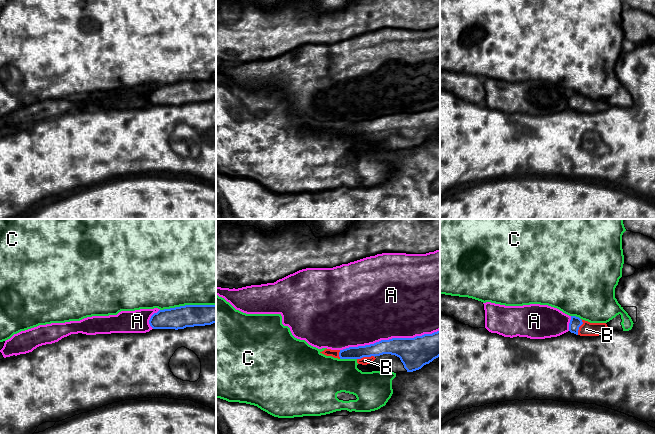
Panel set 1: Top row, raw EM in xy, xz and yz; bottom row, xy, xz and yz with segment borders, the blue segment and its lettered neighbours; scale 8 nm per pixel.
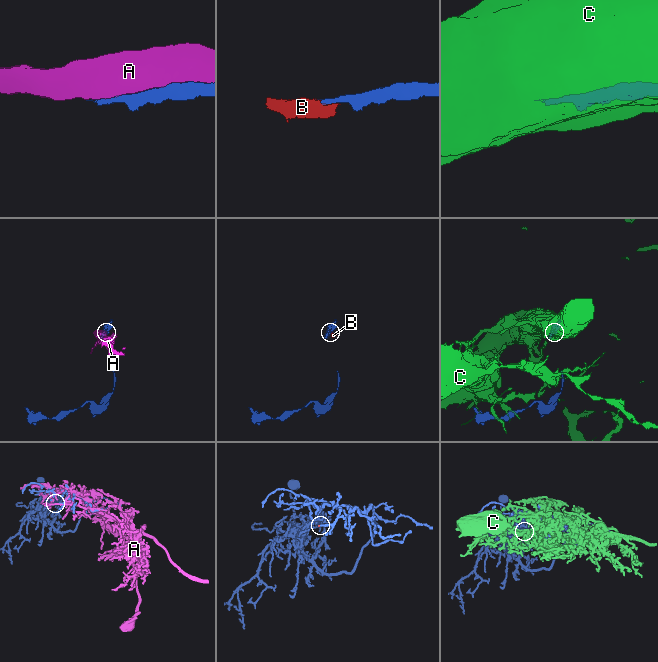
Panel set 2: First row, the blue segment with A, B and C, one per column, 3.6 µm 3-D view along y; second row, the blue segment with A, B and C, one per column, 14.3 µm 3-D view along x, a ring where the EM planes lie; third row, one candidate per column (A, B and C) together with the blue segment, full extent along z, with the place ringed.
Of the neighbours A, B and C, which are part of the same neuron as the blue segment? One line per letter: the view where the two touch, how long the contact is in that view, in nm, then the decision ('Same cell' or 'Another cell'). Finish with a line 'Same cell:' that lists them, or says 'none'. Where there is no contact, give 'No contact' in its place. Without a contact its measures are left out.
A: Touches blue in xz. Shared border 800 nm. Another cell
B: Touches blue in xz. Shared border 150 nm. Same cell
C: Touches blue in xy. Shared border 460 nm. Another cell
Same cell: B

